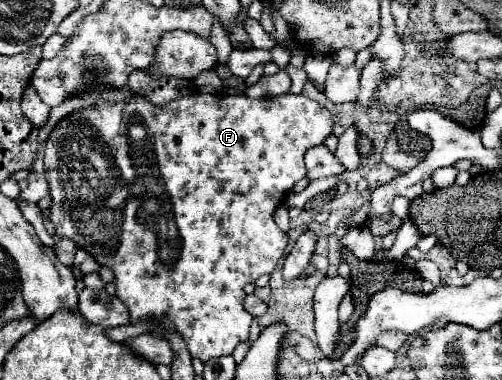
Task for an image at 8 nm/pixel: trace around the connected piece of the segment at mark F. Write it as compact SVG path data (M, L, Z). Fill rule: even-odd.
M191 93L181 99L175 99L163 107L153 107L147 99L139 95L131 95L127 101L109 105L99 103L93 109L83 109L79 113L69 115L59 123L59 127L51 133L45 149L45 169L47 179L51 185L51 197L53 207L49 219L53 221L57 235L69 237L77 243L77 247L83 247L87 253L91 253L97 263L107 265L115 273L115 285L117 285L117 297L129 307L131 317L137 321L153 321L155 331L151 335L167 335L167 329L175 327L189 351L191 357L201 359L203 363L211 357L231 355L233 349L249 339L249 327L253 317L243 309L245 283L253 283L257 277L265 273L273 273L277 267L277 261L283 257L287 247L287 233L283 233L277 223L273 221L273 213L281 199L287 195L287 191L305 177L305 163L303 155L307 149L323 145L325 137L333 133L333 115L329 109L321 107L319 103L311 101L305 95L279 95L279 97L261 97L261 99L249 99L247 95L227 95L227 93Z

